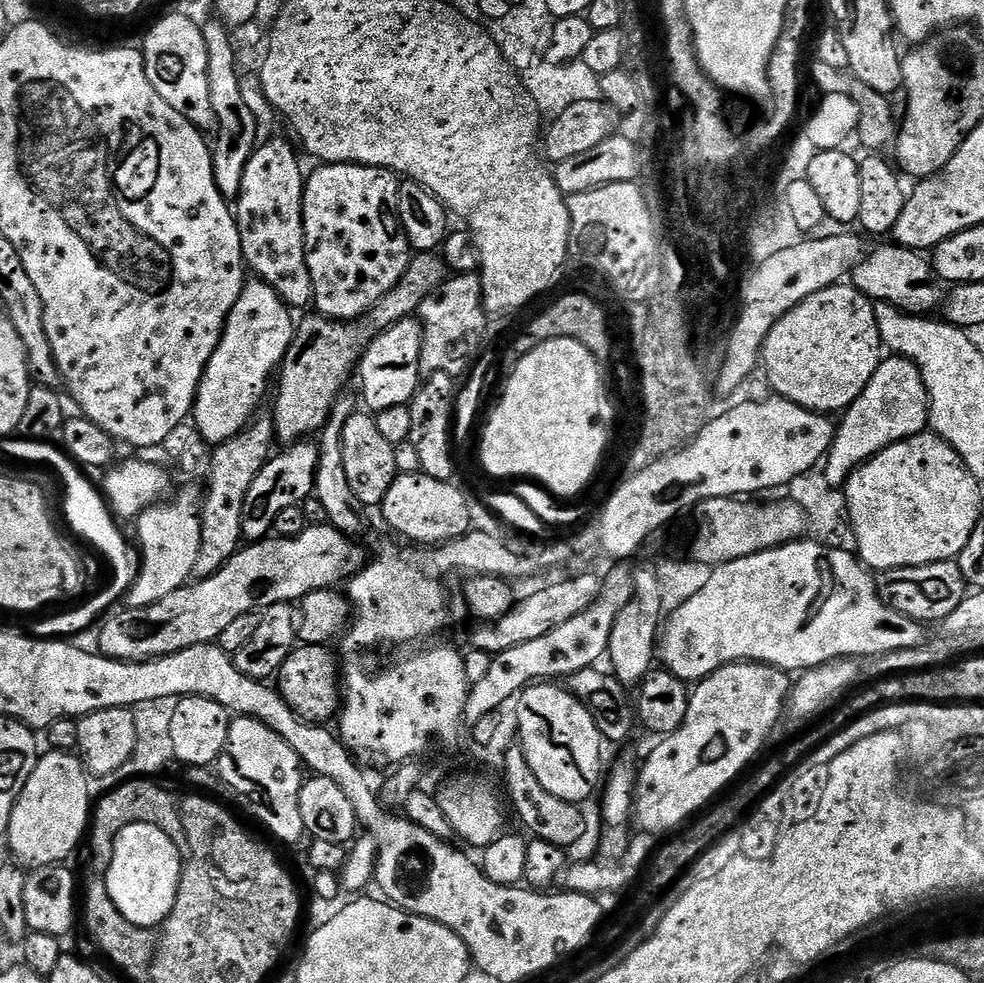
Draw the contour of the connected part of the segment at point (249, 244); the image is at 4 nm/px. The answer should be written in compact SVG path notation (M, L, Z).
M276 138L266 141L264 145L262 144L263 143L254 150L249 161L246 162L245 172L242 174L240 182L240 193L234 200L234 215L236 225L238 226L238 234L242 238L244 263L247 271L251 273L255 279L262 280L271 286L289 307L308 306L312 299L312 283L310 282L309 268L306 266L306 246L304 245L304 185L306 183L306 172L300 169L296 152L288 141L282 138Z

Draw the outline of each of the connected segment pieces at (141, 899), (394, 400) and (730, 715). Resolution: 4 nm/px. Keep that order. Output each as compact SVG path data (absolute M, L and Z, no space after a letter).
M158 825L126 826L116 836L113 861L106 877L109 896L125 918L138 927L155 928L177 907L176 895L180 886L182 859L178 846Z
M409 318L377 332L376 337L368 343L360 357L358 380L360 376L360 396L364 399L363 407L369 413L384 413L392 407L405 407L411 403L422 385L420 351L423 333L419 319Z
M763 663L722 665L720 669L714 670L704 680L699 681L691 689L682 726L667 733L661 739L664 741L645 758L644 765L639 765L638 783L632 798L631 823L637 824L642 831L649 832L652 836L663 837L679 829L689 818L703 813L725 789L741 779L740 771L763 750L764 743L771 738L772 731L780 720L780 715L786 712L789 691L789 673Z

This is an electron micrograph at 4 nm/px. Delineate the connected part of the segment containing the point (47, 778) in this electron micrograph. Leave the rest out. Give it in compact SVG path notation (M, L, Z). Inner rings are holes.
M48 750L37 759L8 819L6 839L12 847L12 856L21 865L34 869L67 861L80 839L85 839L90 823L88 780L90 776L83 760L72 752Z

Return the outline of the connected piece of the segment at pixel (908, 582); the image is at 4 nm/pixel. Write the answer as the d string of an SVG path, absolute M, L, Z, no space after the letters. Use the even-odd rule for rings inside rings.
M959 563L923 564L913 568L891 568L878 580L879 596L894 611L909 616L912 620L942 622L956 610L966 597L966 581L960 572Z

